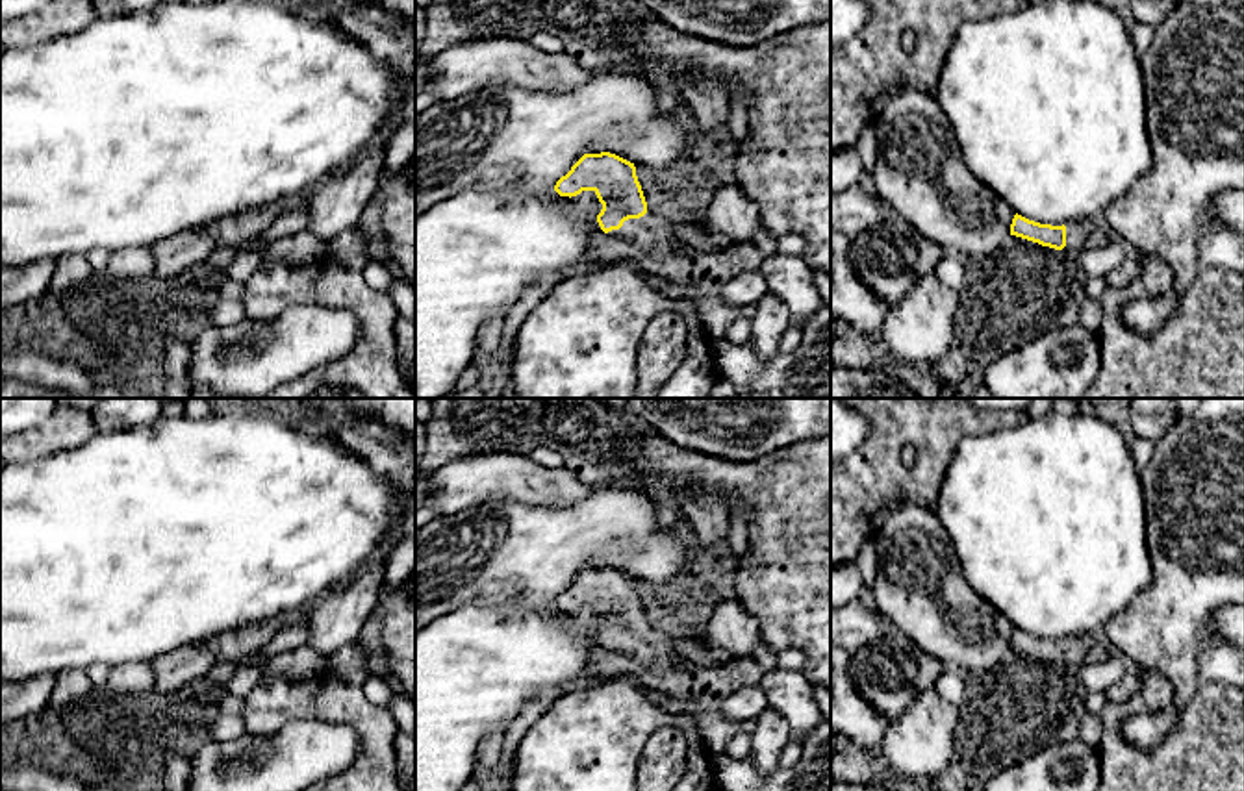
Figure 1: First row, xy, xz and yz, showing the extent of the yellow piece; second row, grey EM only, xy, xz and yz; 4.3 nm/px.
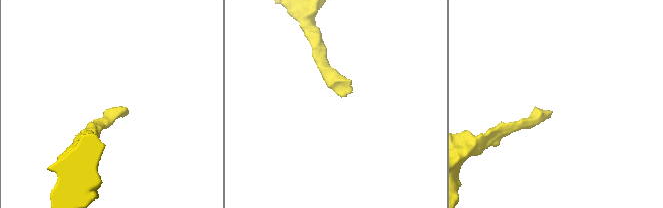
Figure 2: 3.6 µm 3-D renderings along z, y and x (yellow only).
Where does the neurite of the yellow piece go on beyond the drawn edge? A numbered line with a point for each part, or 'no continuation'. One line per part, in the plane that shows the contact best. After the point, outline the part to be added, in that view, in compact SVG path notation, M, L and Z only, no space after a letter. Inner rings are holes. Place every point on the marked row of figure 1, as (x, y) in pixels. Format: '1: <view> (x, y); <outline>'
1: xz (651, 230); M647 207L647 213L640 219L628 219L619 230L608 233L625 237L636 246L653 250L666 245L669 250L680 241L671 228L673 215L656 215Z

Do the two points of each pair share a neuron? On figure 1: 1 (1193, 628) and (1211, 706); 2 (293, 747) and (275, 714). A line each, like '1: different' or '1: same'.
1: different
2: different

